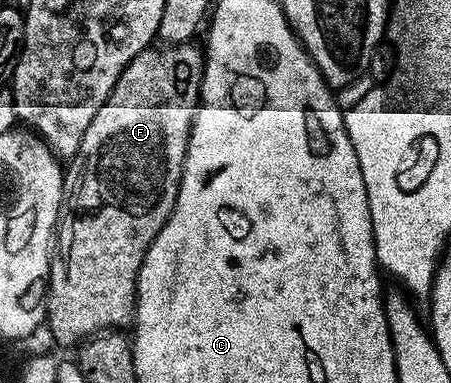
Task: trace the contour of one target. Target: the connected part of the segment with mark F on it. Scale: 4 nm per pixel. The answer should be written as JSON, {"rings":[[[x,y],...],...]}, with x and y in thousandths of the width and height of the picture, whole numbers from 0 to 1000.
{"rings":[[[417,110],[373,120],[333,120],[319,136],[310,136],[264,193],[264,214],[255,214],[237,266],[228,266],[228,277],[220,277],[220,298],[211,298],[211,308],[202,308],[202,329],[193,329],[193,350],[184,350],[184,360],[175,371],[175,392],[162,405],[162,415],[151,420],[149,436],[142,441],[144,483],[135,520],[135,556],[126,561],[122,655],[113,668],[104,734],[104,856],[109,846],[120,883],[135,898],[177,901],[180,890],[197,885],[200,877],[213,877],[217,867],[275,859],[297,833],[304,812],[308,705],[317,695],[317,674],[326,663],[335,632],[344,632],[353,601],[361,601],[392,525],[401,446],[419,379],[419,345],[428,334],[437,277],[446,269],[446,206],[455,180],[455,149],[448,128],[439,117],[435,125],[430,115]]]}

